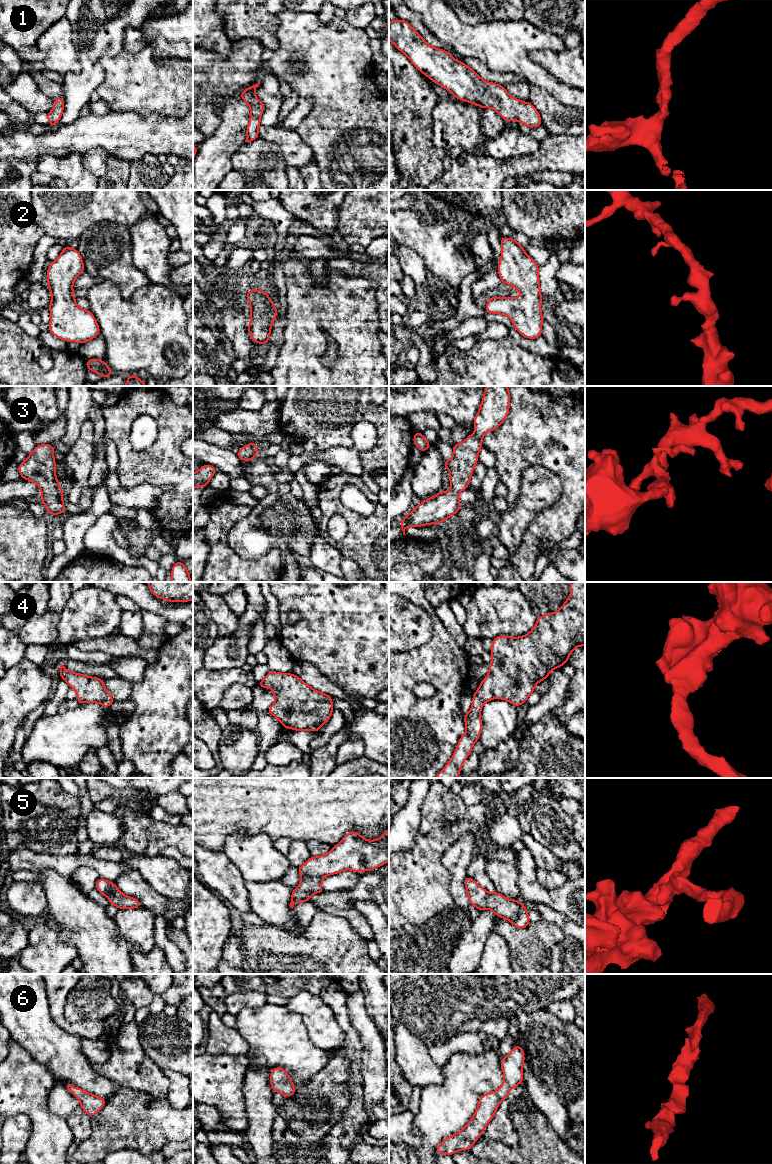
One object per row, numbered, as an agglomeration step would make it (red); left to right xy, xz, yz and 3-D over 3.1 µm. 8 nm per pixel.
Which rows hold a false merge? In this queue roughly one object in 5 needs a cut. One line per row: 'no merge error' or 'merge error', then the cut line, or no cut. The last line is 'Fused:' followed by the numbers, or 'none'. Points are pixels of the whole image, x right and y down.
1: no merge error; no cut
2: no merge error; no cut
3: no merge error; no cut
4: no merge error; no cut
5: no merge error; no cut
6: no merge error; no cut
Fused: none

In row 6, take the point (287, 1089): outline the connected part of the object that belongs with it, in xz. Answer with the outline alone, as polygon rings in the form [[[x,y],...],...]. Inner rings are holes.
[[[274,1067],[270,1072],[270,1086],[274,1093],[279,1092],[285,1098],[291,1097],[296,1091],[296,1086],[292,1083],[286,1070],[282,1067]]]

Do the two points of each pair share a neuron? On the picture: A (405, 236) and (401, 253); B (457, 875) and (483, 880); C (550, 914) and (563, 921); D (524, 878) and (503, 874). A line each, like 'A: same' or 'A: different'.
A: different
B: different
C: same
D: different

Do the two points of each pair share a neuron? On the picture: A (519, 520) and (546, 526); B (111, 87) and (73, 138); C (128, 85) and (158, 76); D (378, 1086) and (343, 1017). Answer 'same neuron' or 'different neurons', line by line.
A: different neurons
B: different neurons
C: same neuron
D: different neurons

